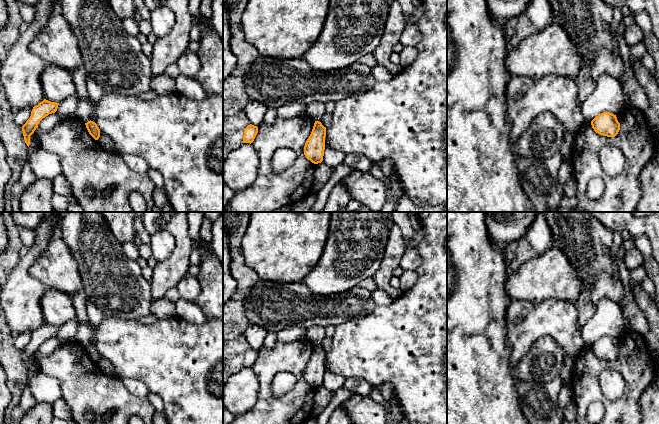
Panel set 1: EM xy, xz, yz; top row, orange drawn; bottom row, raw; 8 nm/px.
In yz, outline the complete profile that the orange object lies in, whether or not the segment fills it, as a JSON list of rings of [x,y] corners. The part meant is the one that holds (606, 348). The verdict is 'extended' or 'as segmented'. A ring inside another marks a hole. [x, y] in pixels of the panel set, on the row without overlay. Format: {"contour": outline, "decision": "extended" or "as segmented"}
{"contour": [[[603,336],[591,345],[592,352],[600,359],[615,361],[620,354],[620,347],[616,339],[610,336]]], "decision": "as segmented"}

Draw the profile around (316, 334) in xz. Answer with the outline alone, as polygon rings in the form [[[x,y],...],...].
[[[322,326],[310,327],[306,330],[305,336],[314,345],[319,345],[326,337],[326,328]]]

